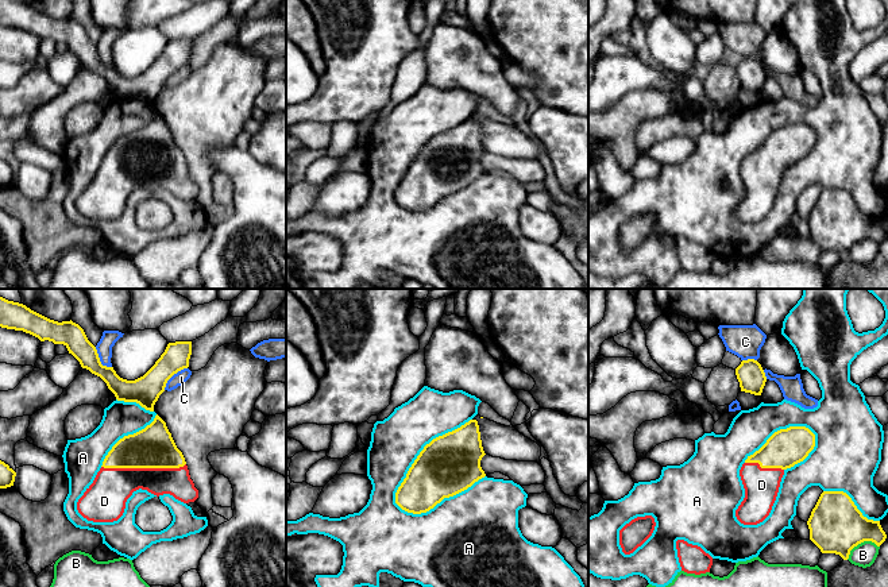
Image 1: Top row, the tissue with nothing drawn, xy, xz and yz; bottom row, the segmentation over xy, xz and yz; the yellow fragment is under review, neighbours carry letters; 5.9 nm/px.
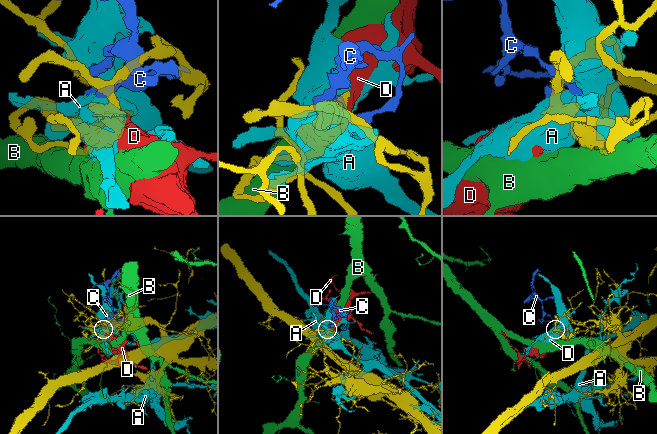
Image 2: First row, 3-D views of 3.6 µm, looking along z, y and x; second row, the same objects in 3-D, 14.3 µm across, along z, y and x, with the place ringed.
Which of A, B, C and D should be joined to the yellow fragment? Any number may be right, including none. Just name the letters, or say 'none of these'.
D

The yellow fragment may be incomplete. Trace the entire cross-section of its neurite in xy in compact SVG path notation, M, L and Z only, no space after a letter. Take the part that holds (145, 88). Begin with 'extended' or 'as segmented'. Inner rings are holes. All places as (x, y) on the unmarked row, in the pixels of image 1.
as segmented; M0 0L0 24L23 28L54 42L63 42L82 66L100 74L117 99L136 100L154 109L154 103L165 89L167 78L178 69L189 65L192 39L169 40L155 62L140 76L120 76L113 65L103 63L96 45L88 38L84 27L70 19L50 18L23 1Z

